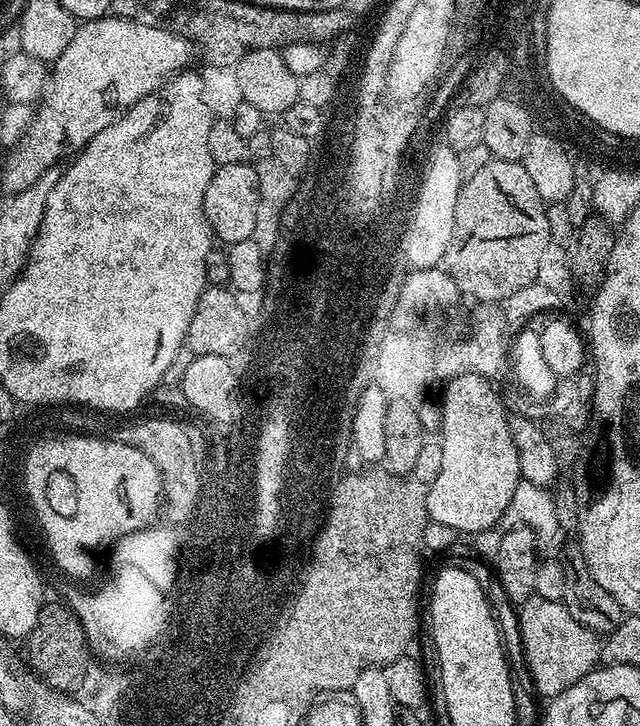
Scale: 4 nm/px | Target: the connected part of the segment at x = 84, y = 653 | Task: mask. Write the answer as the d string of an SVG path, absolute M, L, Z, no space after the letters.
M45 603L38 614L38 622L34 622L34 630L26 638L26 644L35 675L54 691L72 694L77 691L75 688L83 686L84 679L88 676L90 651L78 618L65 603Z

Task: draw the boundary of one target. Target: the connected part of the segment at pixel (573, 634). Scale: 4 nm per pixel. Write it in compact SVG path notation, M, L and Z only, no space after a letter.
M535 595L519 605L518 612L520 644L524 647L524 660L538 695L551 698L562 694L562 690L570 690L574 682L601 663L601 637L582 626L563 602Z

